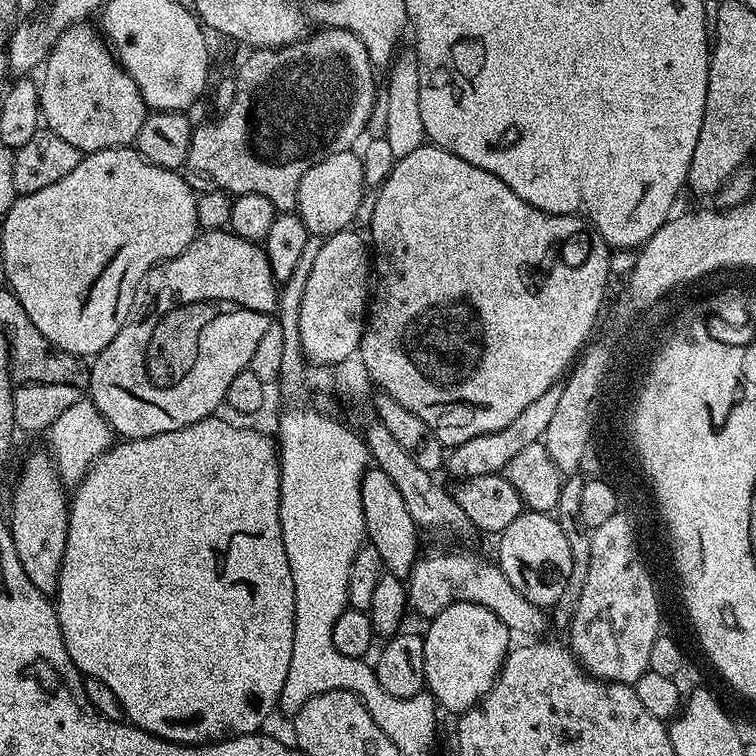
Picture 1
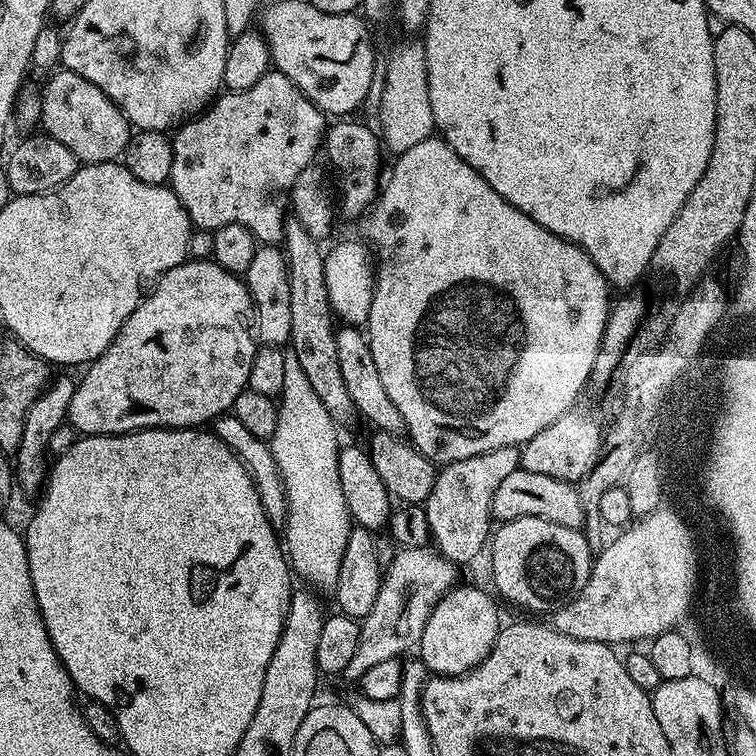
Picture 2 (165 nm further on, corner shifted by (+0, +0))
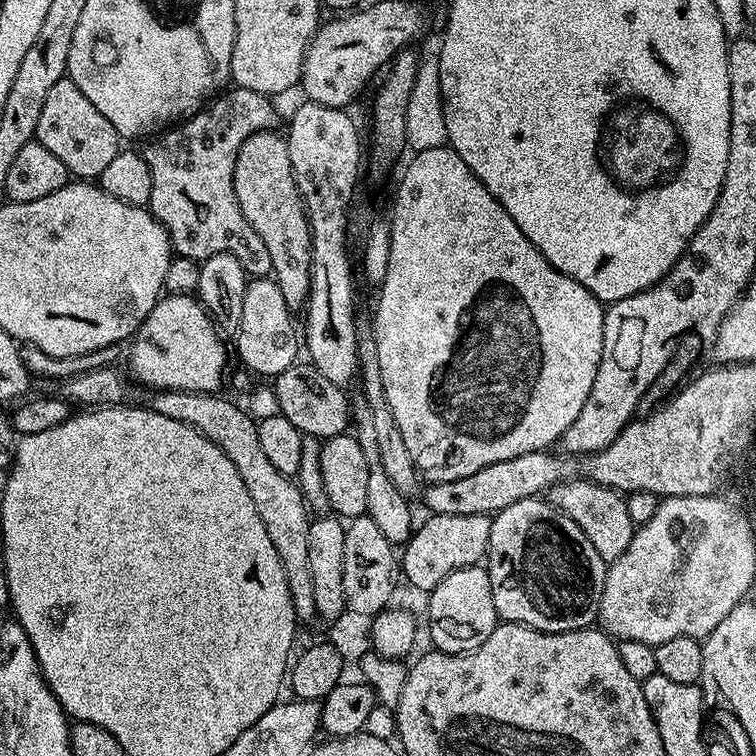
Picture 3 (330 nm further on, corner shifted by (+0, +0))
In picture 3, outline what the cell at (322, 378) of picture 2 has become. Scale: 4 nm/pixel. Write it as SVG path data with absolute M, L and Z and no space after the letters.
M276 130L255 132L242 142L234 162L234 198L238 198L242 218L250 222L270 253L272 276L278 290L282 290L286 306L293 314L299 313L310 294L312 235L294 166L290 166L290 146L281 133L279 136Z

